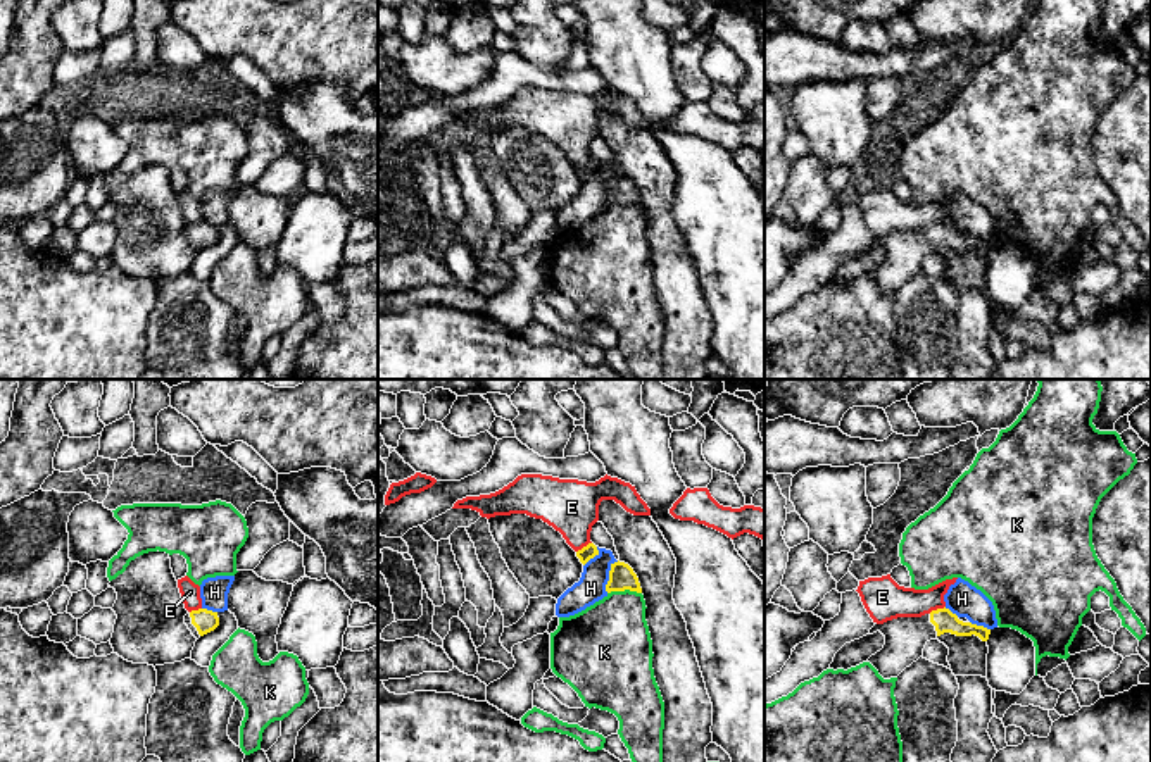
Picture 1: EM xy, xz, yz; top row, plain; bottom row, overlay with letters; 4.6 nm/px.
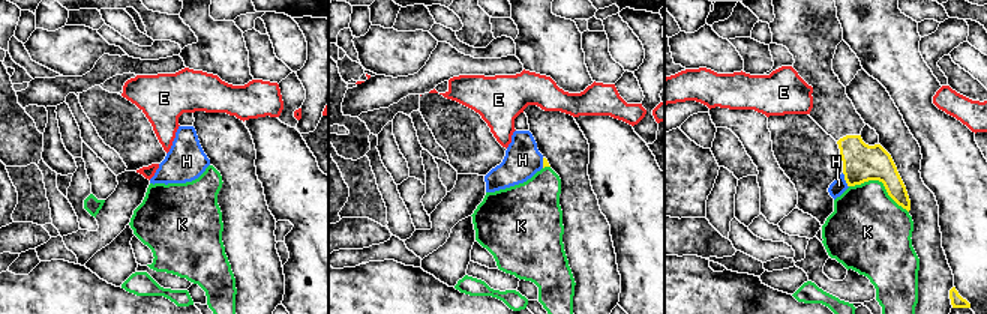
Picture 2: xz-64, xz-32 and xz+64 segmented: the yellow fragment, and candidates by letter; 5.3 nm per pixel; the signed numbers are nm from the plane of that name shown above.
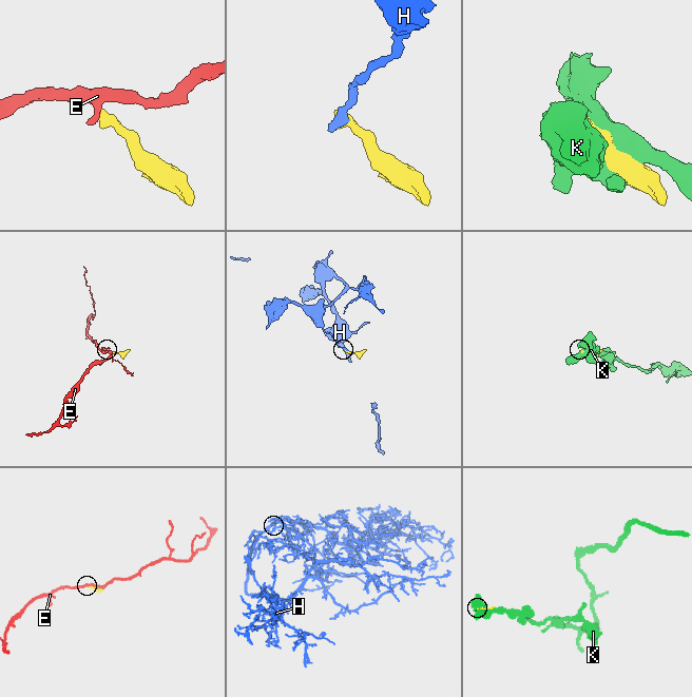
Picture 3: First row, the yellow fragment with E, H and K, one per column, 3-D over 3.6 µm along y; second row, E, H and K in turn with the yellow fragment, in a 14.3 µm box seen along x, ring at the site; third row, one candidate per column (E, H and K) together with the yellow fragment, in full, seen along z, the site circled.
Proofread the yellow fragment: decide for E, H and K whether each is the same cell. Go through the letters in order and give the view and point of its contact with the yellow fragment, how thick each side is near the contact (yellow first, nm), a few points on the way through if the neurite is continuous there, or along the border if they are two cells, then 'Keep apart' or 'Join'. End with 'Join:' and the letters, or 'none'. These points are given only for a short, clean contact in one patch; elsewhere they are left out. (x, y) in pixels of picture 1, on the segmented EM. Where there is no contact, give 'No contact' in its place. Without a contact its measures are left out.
E: Touches yellow at yz (937, 609). Thickness 110 nm (yellow) against 190 nm. Boundary: yz (944, 605), (929, 612). Keep apart
H: Touches yellow at xz (610, 576). Thickness 120 nm (yellow) against 140 nm. Boundary: xz (618, 561), (611, 566), (606, 592). Keep apart
K: Touches yellow at xz (623, 590). Thickness 120 nm (yellow) against 380 nm. Keep apart
Join: none

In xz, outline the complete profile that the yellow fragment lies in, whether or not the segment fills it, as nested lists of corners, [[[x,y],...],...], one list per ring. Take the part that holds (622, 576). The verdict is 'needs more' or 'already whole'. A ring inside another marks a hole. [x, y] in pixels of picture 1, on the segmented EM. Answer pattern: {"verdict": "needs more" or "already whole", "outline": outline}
{"verdict": "already whole", "outline": [[[618,560],[611,564],[606,591],[611,593],[611,591],[625,591],[625,590],[642,593],[638,578],[633,572],[633,569],[628,564]]]}

